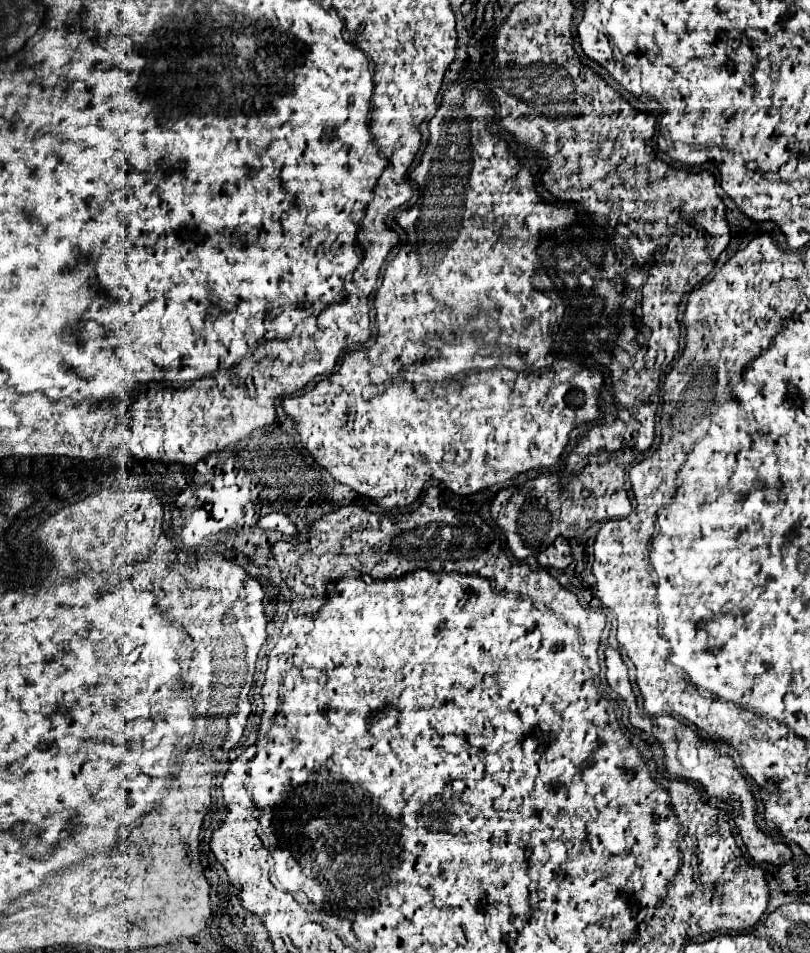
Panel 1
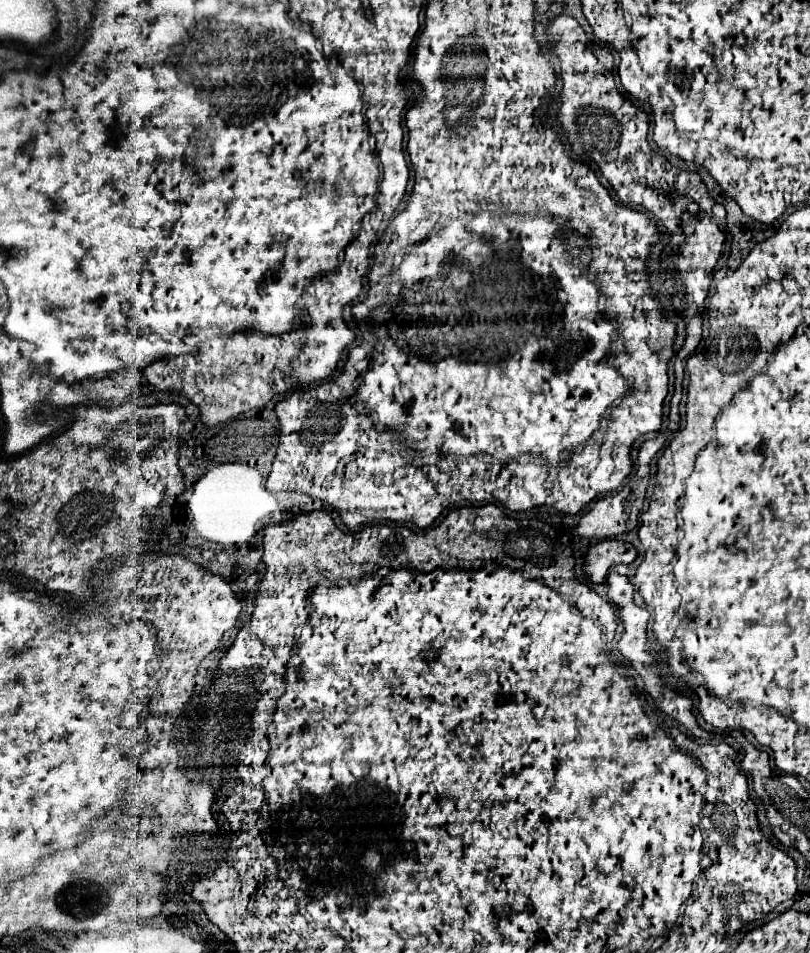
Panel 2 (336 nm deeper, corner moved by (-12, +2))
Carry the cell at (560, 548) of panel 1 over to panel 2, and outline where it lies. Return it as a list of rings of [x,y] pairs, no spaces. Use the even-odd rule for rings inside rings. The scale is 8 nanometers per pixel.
[[[605,539],[589,549],[583,569],[591,583],[605,583],[609,569],[617,565],[629,565],[637,555],[639,551],[631,543],[625,543],[621,539]]]

